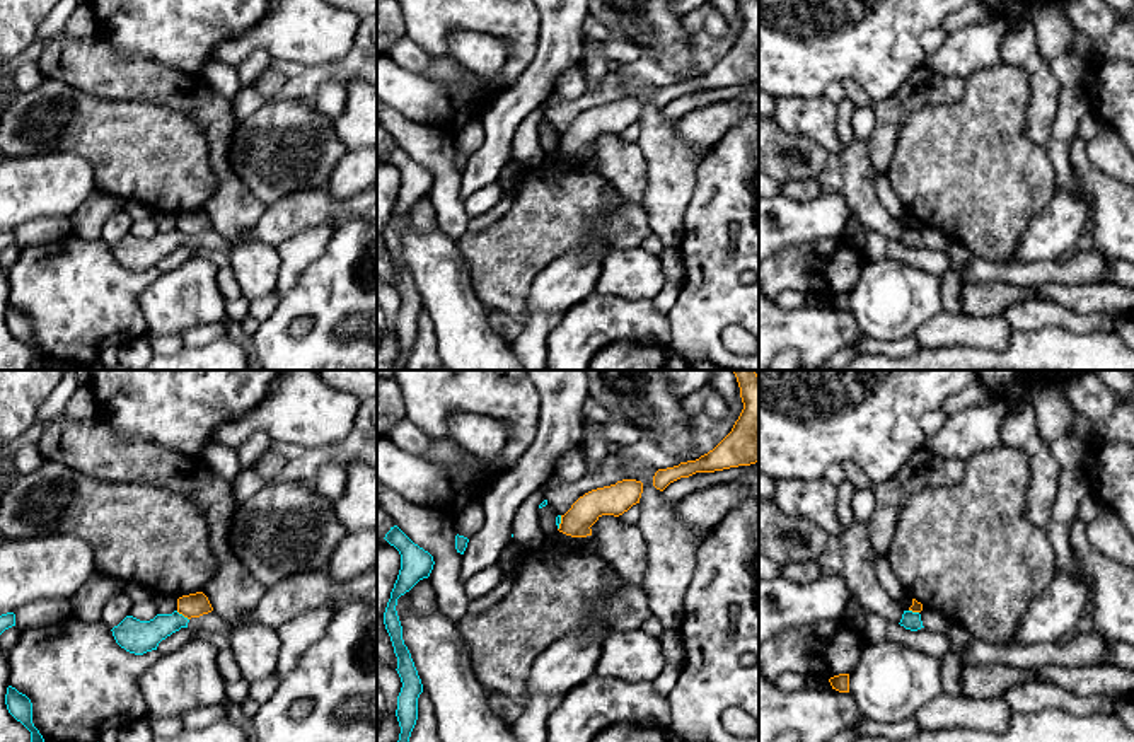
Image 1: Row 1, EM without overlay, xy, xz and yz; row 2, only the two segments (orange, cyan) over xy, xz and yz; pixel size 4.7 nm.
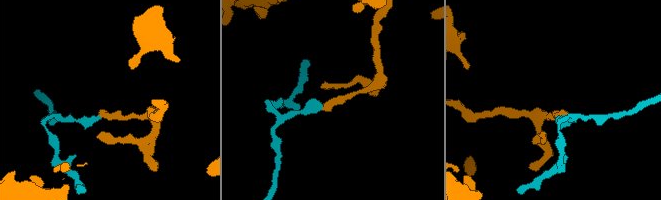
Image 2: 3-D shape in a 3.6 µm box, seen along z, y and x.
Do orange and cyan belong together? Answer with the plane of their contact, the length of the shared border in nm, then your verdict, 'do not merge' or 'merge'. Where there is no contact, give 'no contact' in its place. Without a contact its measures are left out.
meets orange in xy; contact 80 nm long; do not merge

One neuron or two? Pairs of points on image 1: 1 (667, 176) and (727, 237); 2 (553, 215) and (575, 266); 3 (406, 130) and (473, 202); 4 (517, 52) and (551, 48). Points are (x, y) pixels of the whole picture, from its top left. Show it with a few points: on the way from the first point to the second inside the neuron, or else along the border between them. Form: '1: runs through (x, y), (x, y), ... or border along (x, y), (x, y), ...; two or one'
1: border along (701, 161), (694, 193), (682, 219), (681, 239); two
2: border along (602, 244), (589, 239), (555, 256), (536, 275); two
3: border along (462, 202), (471, 217); two
4: border along (541, 17), (538, 52), (514, 84); two

